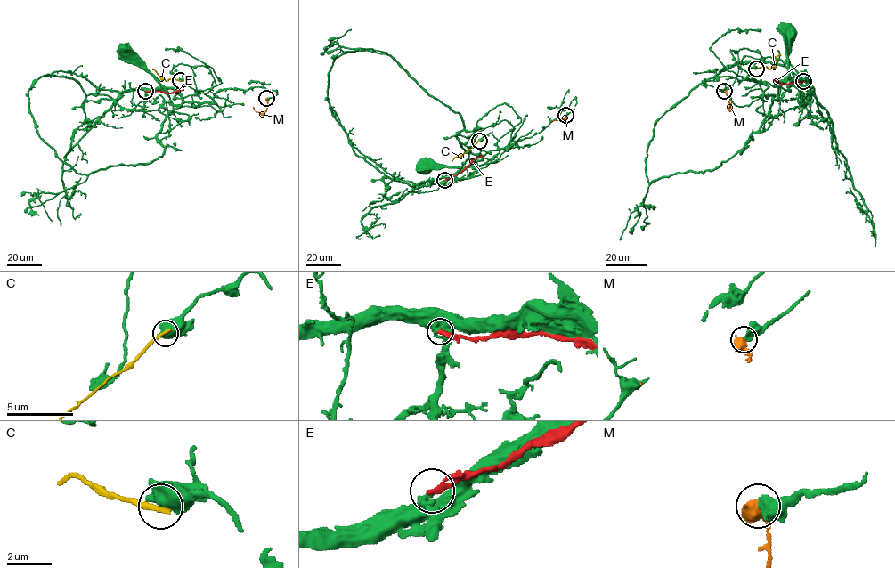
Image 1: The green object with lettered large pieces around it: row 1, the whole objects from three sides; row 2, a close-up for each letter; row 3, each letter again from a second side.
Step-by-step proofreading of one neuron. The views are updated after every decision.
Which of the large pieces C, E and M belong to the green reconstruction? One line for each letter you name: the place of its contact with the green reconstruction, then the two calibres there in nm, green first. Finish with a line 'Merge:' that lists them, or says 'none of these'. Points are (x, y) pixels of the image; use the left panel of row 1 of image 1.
Merge: none of these

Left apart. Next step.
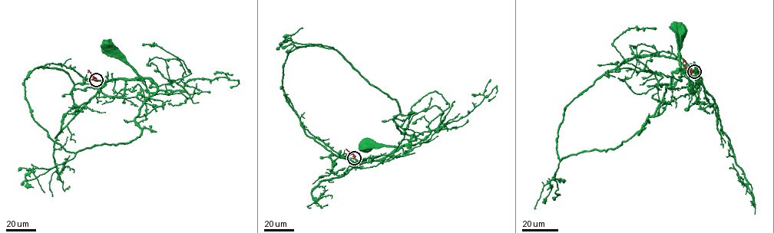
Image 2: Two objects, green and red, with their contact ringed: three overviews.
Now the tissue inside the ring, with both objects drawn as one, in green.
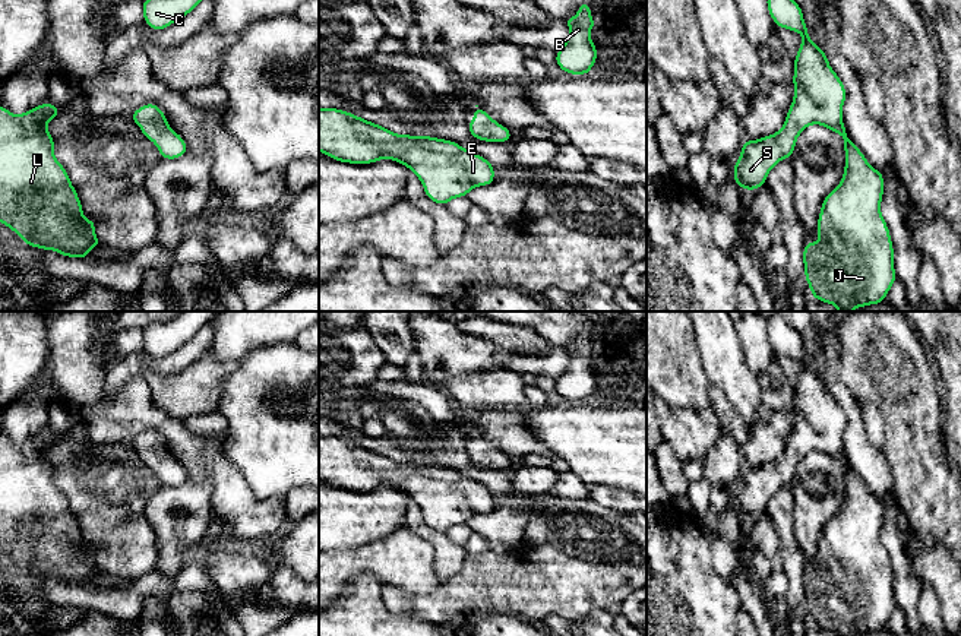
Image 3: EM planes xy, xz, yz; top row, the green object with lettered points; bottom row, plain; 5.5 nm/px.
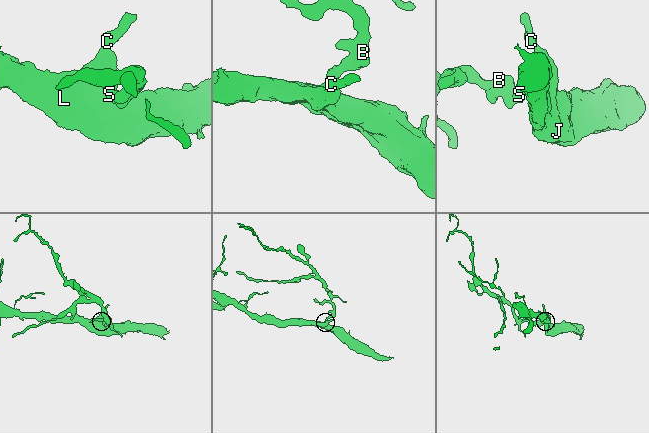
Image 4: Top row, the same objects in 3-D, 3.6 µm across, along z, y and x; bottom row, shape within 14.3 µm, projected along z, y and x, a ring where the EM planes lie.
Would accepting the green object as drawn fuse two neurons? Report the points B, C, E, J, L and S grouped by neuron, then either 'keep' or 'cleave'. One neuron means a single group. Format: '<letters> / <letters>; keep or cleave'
B C E J L S; keep

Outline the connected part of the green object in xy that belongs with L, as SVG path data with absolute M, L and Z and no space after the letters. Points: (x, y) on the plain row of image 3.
M50 430L19 443L0 433L0 550L29 575L88 586L89 578L102 570L95 563L95 548L83 545L66 496L56 487L56 469L47 453L59 442L60 436Z

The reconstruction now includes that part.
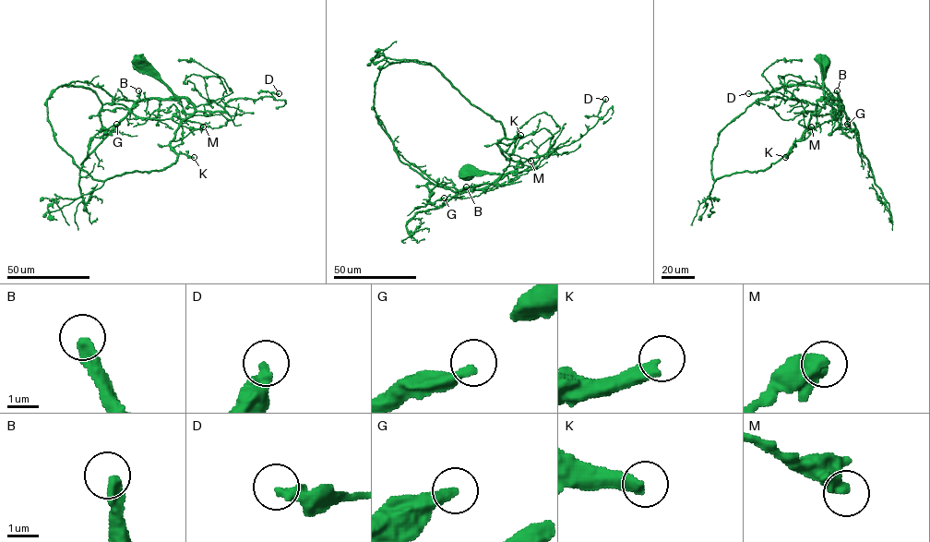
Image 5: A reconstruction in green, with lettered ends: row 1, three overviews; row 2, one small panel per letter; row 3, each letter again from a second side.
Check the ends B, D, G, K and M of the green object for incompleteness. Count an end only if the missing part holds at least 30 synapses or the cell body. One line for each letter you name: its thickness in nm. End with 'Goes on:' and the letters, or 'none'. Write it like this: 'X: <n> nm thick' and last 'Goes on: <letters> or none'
B: 400 nm thick
K: 400 nm thick
Goes on: B, K

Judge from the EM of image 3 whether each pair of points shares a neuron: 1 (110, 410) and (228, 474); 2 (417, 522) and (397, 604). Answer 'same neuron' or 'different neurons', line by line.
1: same neuron
2: different neurons

